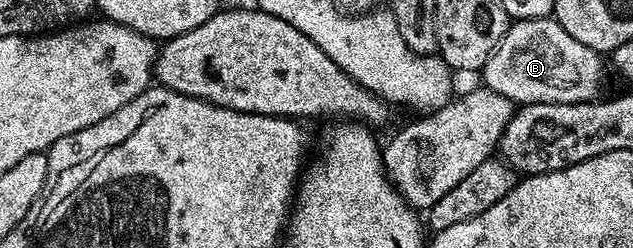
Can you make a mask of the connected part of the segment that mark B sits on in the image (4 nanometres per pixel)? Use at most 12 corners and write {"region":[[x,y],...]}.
{"region":[[515,19],[480,69],[517,105],[593,101],[603,57]]}

